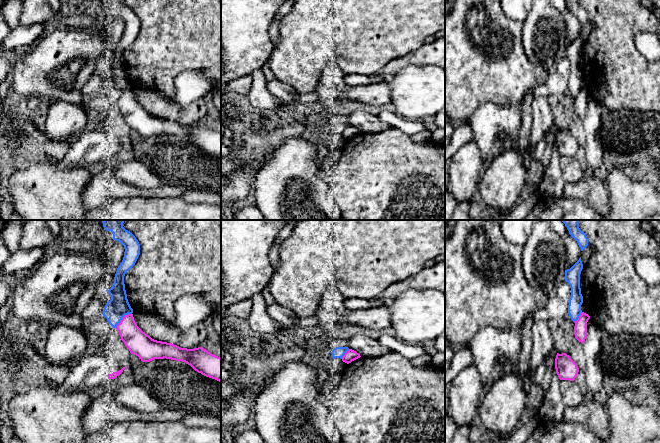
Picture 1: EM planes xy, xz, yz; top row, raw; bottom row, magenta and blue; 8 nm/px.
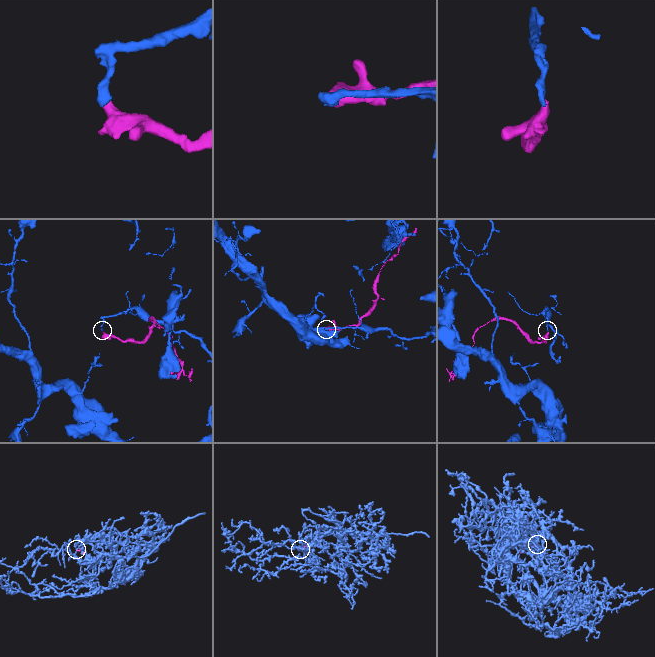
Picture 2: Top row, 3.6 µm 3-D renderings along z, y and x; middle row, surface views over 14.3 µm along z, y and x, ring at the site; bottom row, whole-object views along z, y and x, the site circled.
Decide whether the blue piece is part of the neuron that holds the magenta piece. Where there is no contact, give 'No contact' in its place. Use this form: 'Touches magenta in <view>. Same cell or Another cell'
Touches magenta in xy. Another cell

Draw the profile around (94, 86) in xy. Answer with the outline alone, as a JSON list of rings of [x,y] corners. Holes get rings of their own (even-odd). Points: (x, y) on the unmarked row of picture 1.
[[[96,73],[92,74],[90,79],[81,88],[81,93],[84,95],[94,96],[103,92],[103,87],[106,79]]]

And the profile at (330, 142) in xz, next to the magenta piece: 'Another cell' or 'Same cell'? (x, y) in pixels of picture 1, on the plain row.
Another cell

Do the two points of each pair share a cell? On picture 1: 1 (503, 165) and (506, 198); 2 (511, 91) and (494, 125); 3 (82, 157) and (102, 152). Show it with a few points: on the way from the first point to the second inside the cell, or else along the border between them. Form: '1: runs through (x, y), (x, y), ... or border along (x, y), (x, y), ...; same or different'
1: runs through (504, 173), (504, 190); same
2: border along (521, 101), (513, 106), (485, 102), (479, 107); different
3: runs through (87, 155), (97, 154); same

